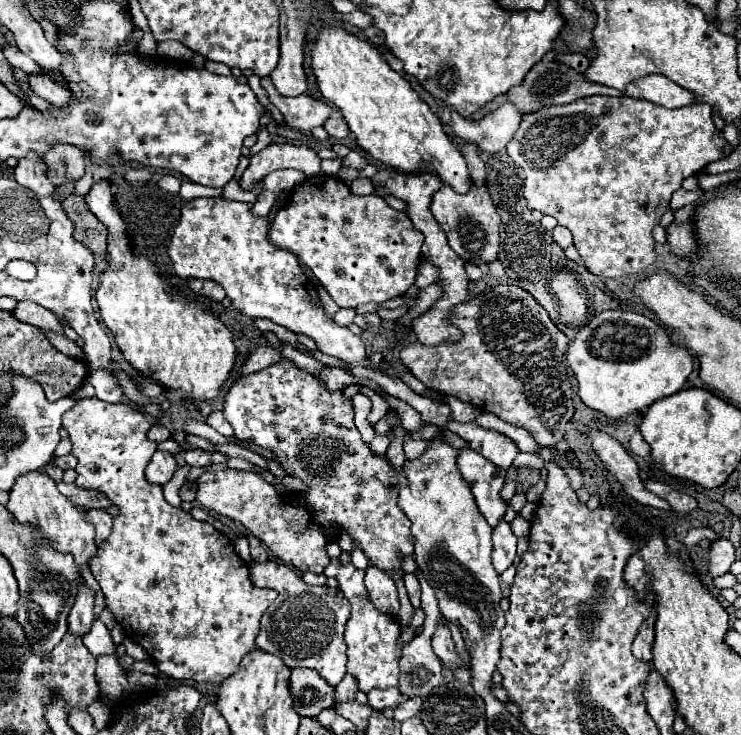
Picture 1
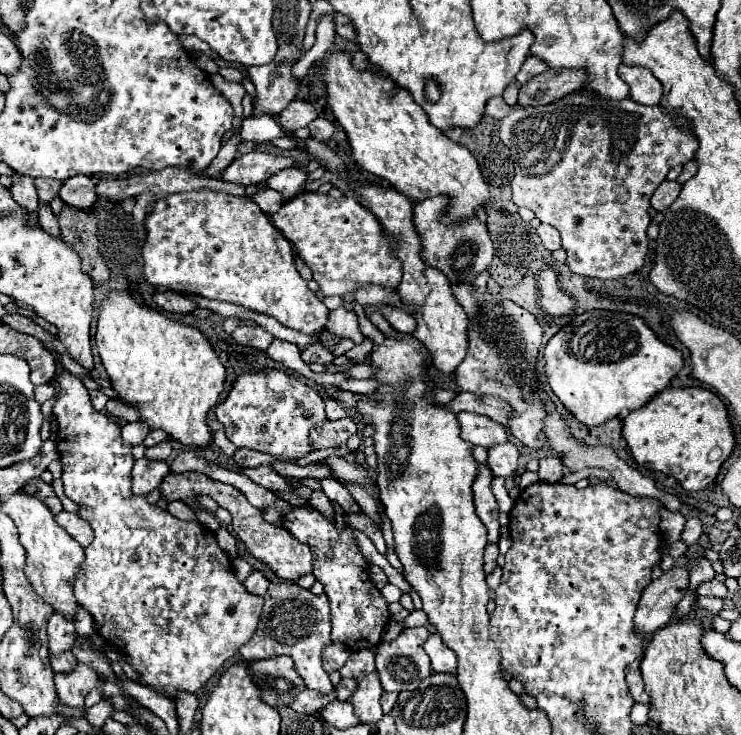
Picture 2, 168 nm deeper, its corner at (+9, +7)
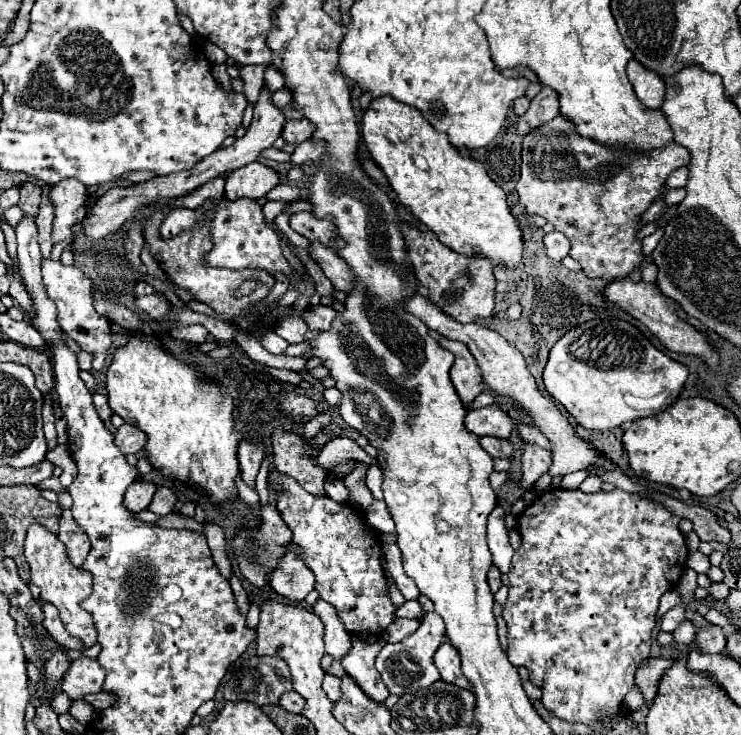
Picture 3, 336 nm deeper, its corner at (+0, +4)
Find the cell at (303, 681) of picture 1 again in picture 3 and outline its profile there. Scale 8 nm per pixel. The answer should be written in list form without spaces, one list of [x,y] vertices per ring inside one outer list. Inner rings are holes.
[[[254,657],[222,685],[224,701],[250,701],[254,705],[278,703],[282,691],[292,689],[290,669],[278,657]]]

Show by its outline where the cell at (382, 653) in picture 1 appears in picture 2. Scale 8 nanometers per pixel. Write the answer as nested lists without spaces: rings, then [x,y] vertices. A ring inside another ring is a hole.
[[[295,508],[287,514],[283,526],[289,528],[297,540],[311,546],[313,576],[323,584],[331,602],[331,640],[345,644],[349,650],[373,650],[381,642],[381,632],[391,614],[385,598],[369,578],[369,564],[361,556],[351,530],[337,530],[335,522],[323,518],[317,510],[305,508]]]

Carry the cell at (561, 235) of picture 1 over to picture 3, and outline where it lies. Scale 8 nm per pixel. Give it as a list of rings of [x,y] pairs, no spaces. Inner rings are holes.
[[[552,231],[544,235],[544,251],[554,259],[554,261],[562,261],[568,253],[570,253],[570,241],[566,239],[564,233],[560,231]]]

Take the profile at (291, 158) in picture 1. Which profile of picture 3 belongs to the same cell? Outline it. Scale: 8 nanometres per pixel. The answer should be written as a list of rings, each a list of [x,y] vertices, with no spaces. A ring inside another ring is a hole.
[[[254,161],[226,177],[226,199],[262,199],[274,185],[278,185],[278,173]]]

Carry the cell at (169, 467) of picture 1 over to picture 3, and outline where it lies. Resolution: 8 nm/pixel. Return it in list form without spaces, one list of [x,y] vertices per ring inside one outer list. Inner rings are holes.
[[[136,481],[128,487],[126,495],[124,495],[124,507],[132,513],[140,513],[150,505],[150,499],[154,497],[156,487],[152,483],[146,481]]]

